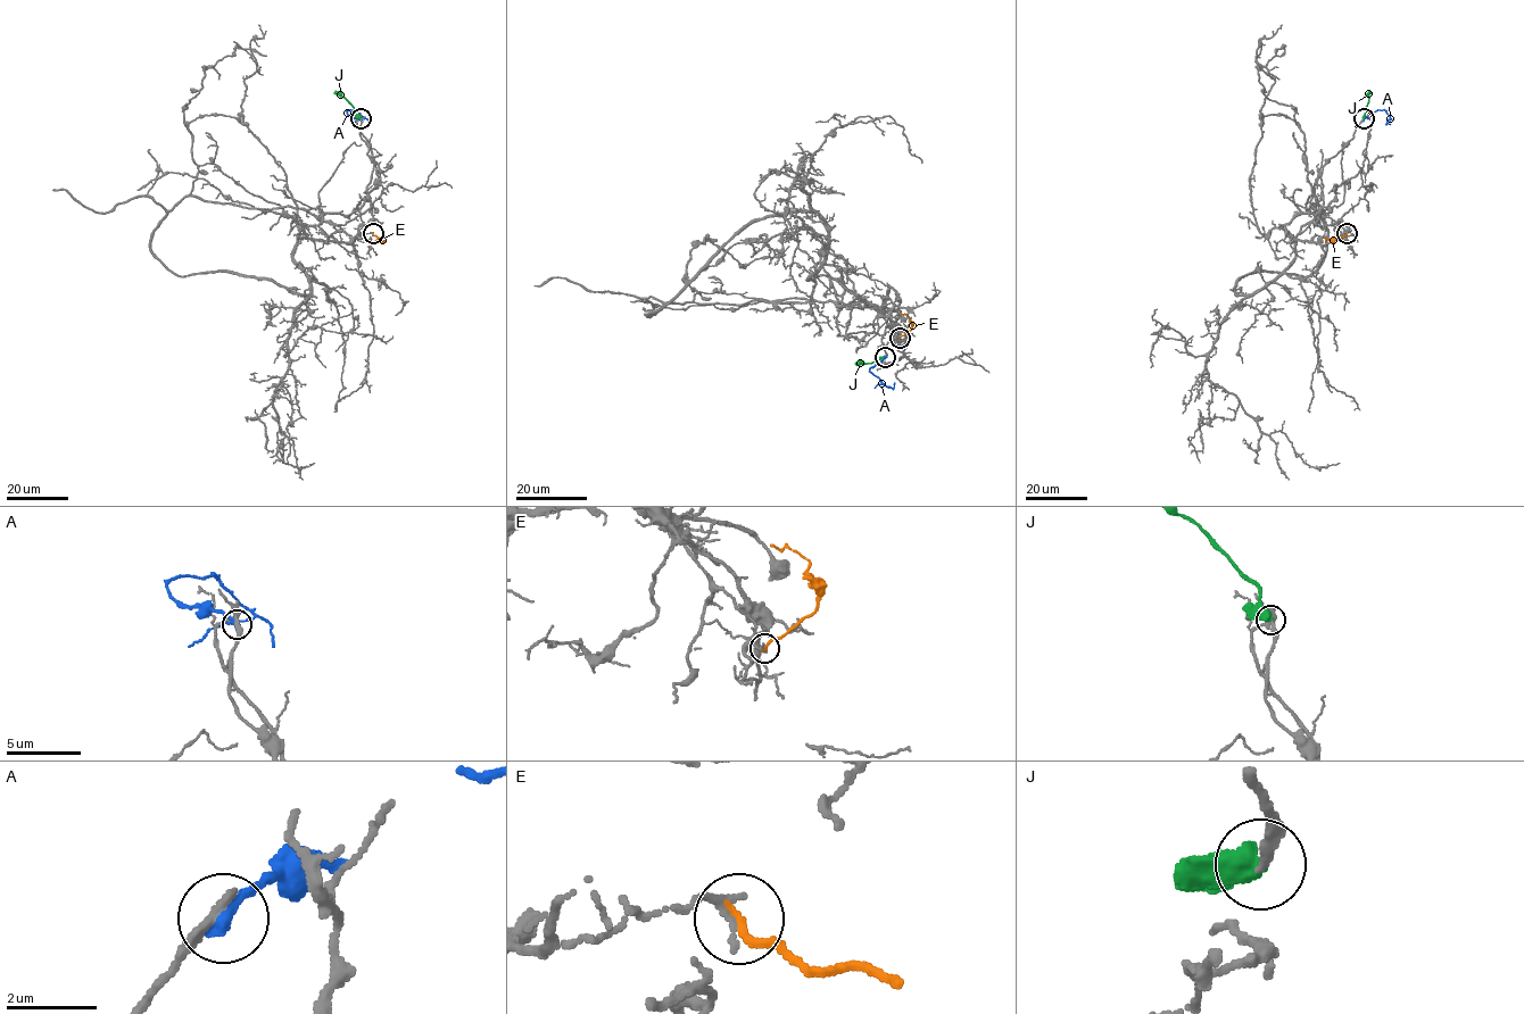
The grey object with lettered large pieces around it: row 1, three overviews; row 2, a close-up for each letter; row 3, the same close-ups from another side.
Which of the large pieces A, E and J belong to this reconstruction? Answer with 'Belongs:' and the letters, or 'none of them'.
Belongs: J

